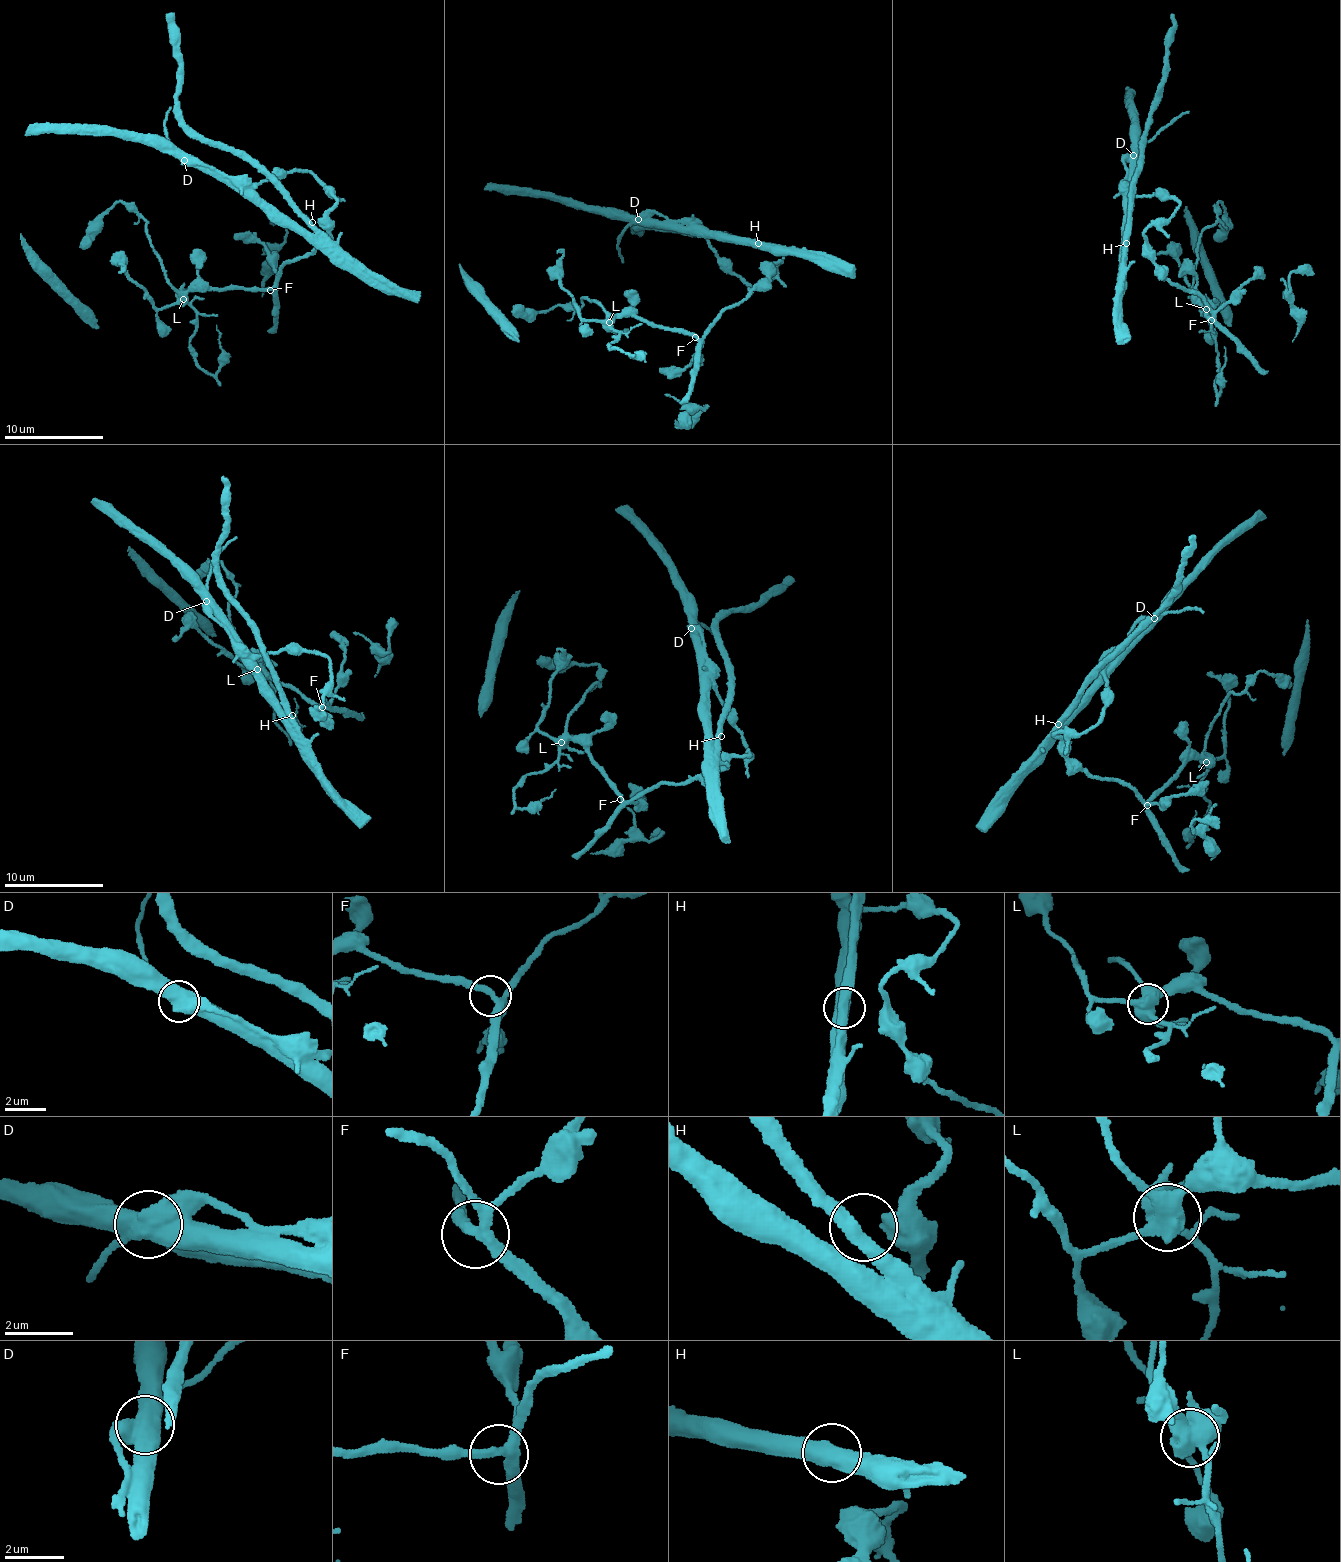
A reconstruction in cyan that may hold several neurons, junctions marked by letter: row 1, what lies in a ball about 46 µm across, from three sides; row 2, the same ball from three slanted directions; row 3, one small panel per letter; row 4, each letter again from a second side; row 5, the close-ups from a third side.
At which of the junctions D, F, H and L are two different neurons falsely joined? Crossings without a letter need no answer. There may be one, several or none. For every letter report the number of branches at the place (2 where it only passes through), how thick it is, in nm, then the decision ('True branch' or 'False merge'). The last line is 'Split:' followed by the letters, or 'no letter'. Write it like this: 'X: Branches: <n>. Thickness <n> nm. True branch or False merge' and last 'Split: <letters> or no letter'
D: Branches: 2. Thickness 700 nm. False merge
F: Branches: 3. Thickness 280 nm. True branch
H: Branches: 2. Thickness 420 nm. True branch
L: Branches: 7. Thickness 600 nm. False merge
Split: D, L

